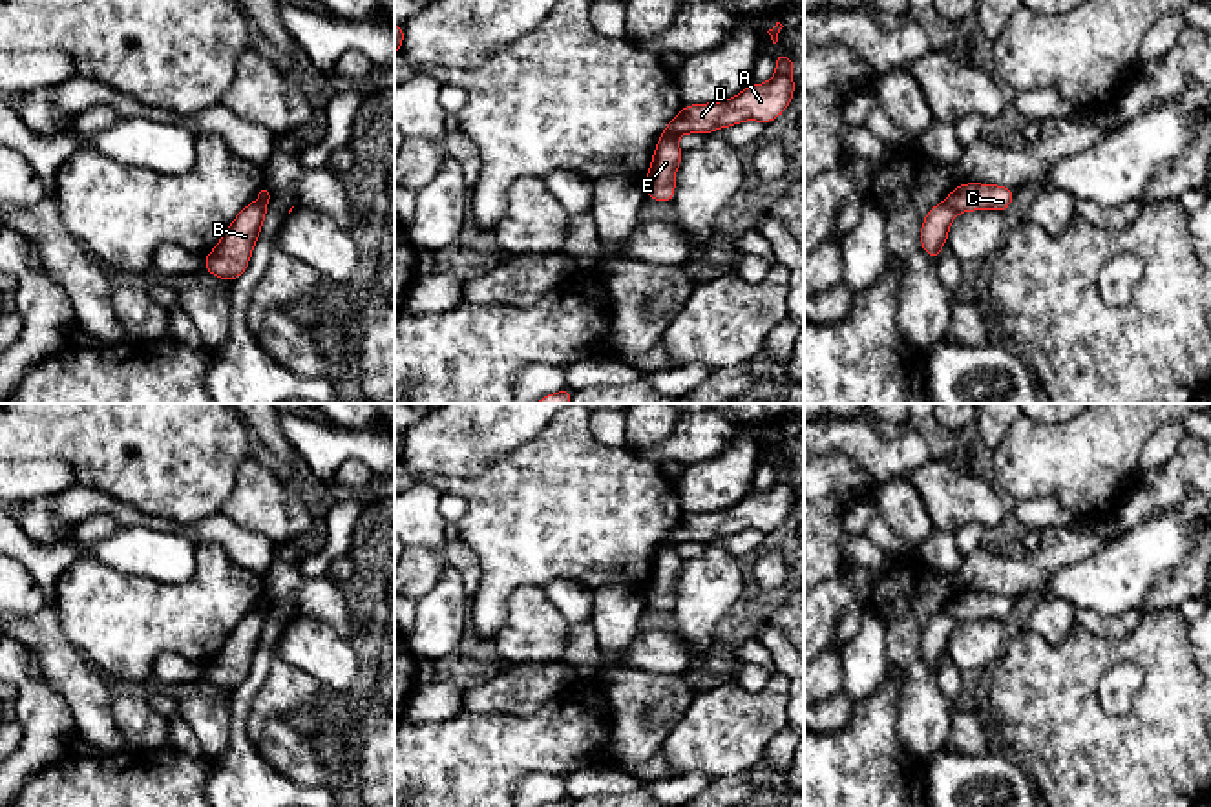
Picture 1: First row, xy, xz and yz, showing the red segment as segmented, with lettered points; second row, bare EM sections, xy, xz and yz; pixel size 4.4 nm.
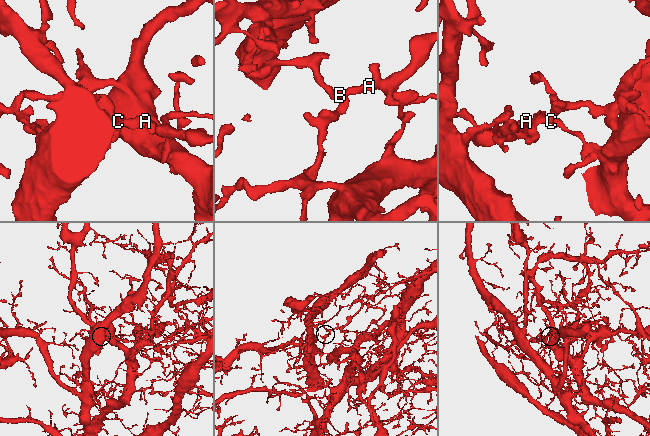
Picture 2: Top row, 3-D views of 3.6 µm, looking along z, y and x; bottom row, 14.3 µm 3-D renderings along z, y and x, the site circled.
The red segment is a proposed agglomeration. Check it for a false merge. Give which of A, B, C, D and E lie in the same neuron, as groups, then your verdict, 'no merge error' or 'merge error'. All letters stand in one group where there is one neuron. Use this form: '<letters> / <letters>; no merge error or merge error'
A B D / C E; merge error

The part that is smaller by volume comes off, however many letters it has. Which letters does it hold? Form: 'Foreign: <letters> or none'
Foreign: A, B, D

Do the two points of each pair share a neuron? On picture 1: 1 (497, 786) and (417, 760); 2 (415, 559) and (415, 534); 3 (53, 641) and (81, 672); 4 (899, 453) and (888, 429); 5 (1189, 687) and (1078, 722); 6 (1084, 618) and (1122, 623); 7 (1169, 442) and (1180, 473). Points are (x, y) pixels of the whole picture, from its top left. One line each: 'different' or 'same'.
1: same
2: different
3: same
4: different
5: same
6: same
7: different

